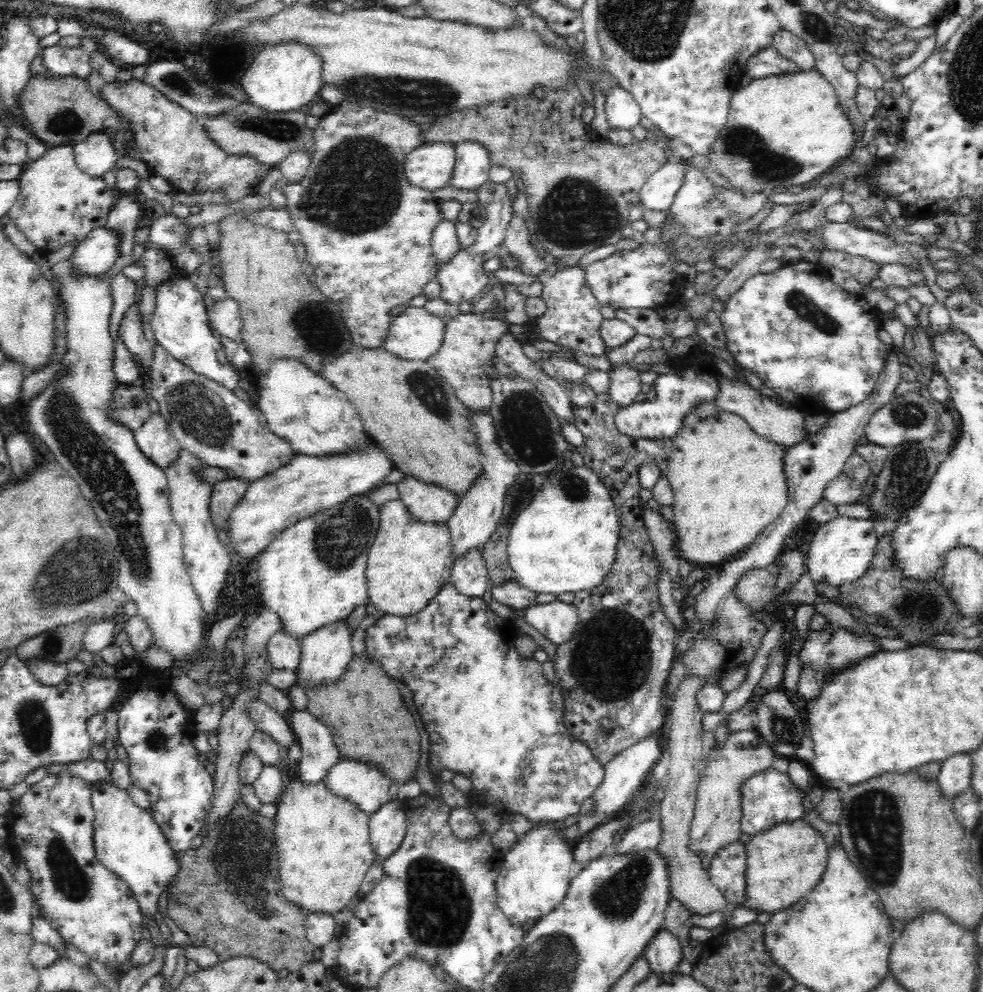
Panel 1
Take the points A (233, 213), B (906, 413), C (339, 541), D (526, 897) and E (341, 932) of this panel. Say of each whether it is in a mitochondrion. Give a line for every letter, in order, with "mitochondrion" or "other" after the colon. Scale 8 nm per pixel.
A: other
B: mitochondrion
C: mitochondrion
D: other
E: other

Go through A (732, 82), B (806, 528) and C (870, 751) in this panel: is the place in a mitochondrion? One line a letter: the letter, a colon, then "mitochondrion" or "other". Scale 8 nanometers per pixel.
A: other
B: other
C: other

